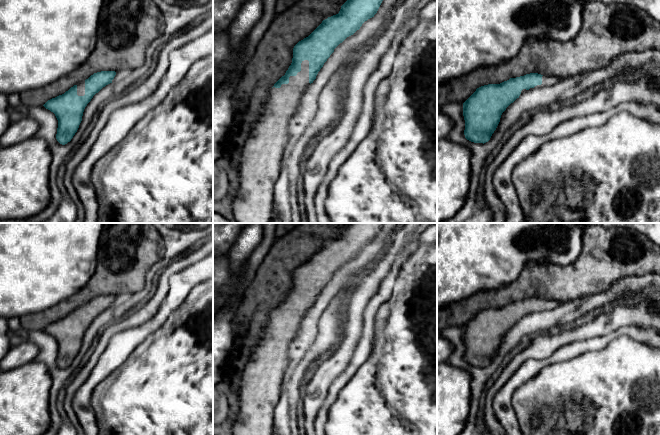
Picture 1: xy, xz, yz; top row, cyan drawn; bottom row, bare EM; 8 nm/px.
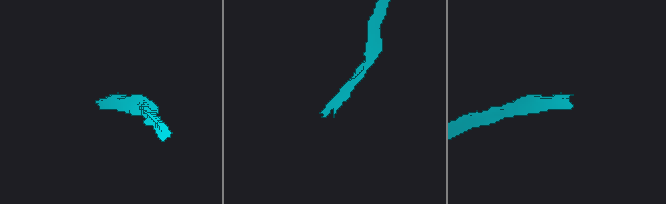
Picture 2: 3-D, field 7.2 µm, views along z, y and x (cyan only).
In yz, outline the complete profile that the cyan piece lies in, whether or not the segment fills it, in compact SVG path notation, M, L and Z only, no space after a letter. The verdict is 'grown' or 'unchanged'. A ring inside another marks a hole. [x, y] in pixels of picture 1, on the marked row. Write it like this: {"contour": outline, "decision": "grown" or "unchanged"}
{"contour": "M530 73L510 78L500 84L481 86L463 103L465 138L474 143L486 143L496 130L502 113L521 94L533 88L553 85L560 78Z", "decision": "grown"}

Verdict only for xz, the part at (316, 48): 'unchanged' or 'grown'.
grown

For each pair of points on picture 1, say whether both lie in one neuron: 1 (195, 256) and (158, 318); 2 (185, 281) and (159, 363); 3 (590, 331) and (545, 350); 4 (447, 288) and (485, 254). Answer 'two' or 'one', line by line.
1: two
2: two
3: one
4: one

